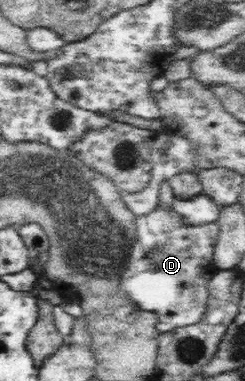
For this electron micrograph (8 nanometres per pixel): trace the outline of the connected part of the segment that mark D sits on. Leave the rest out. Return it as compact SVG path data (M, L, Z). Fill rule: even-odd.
M161 206L147 217L137 218L137 241L133 252L129 254L127 268L121 273L121 288L141 308L141 311L159 314L156 324L157 332L165 334L180 326L199 322L207 309L207 283L220 270L213 264L213 254L218 242L219 225L217 222L201 226L186 226L180 221L179 215L171 211L163 211Z

